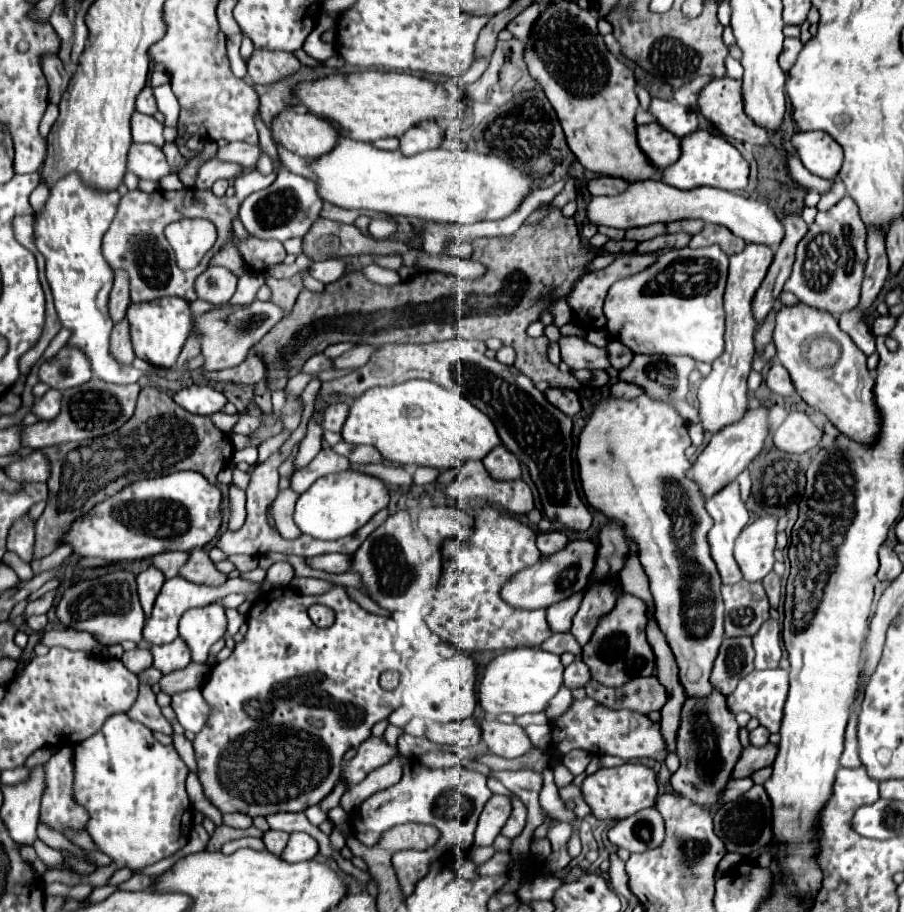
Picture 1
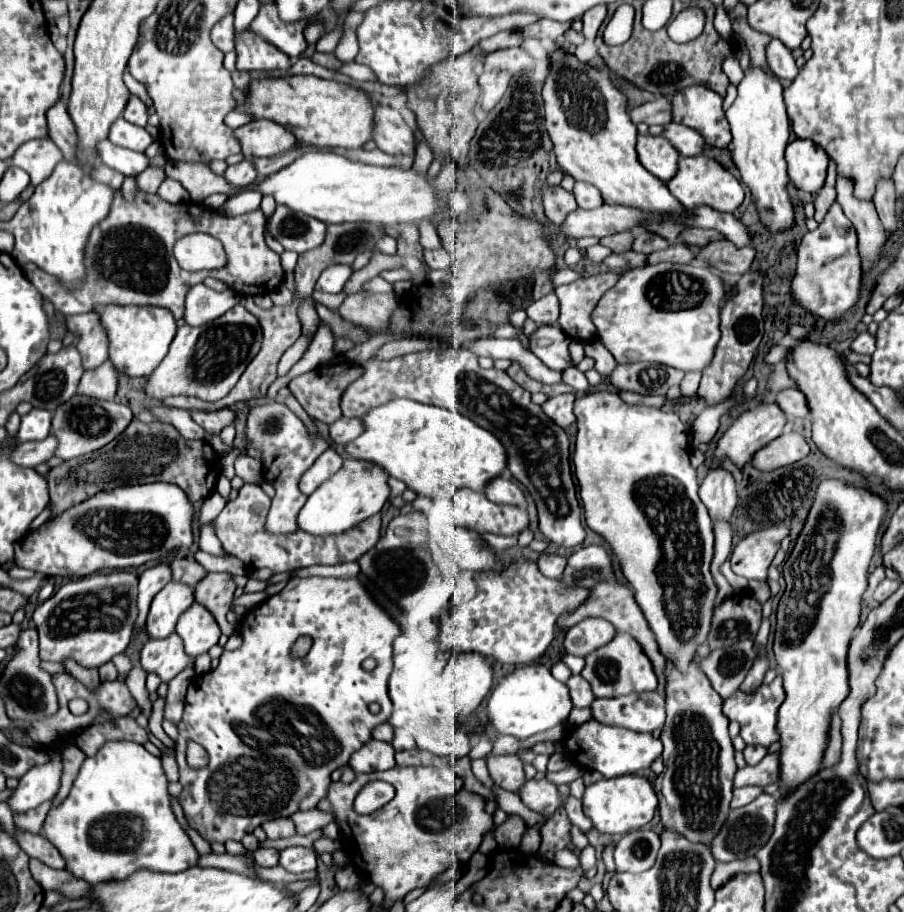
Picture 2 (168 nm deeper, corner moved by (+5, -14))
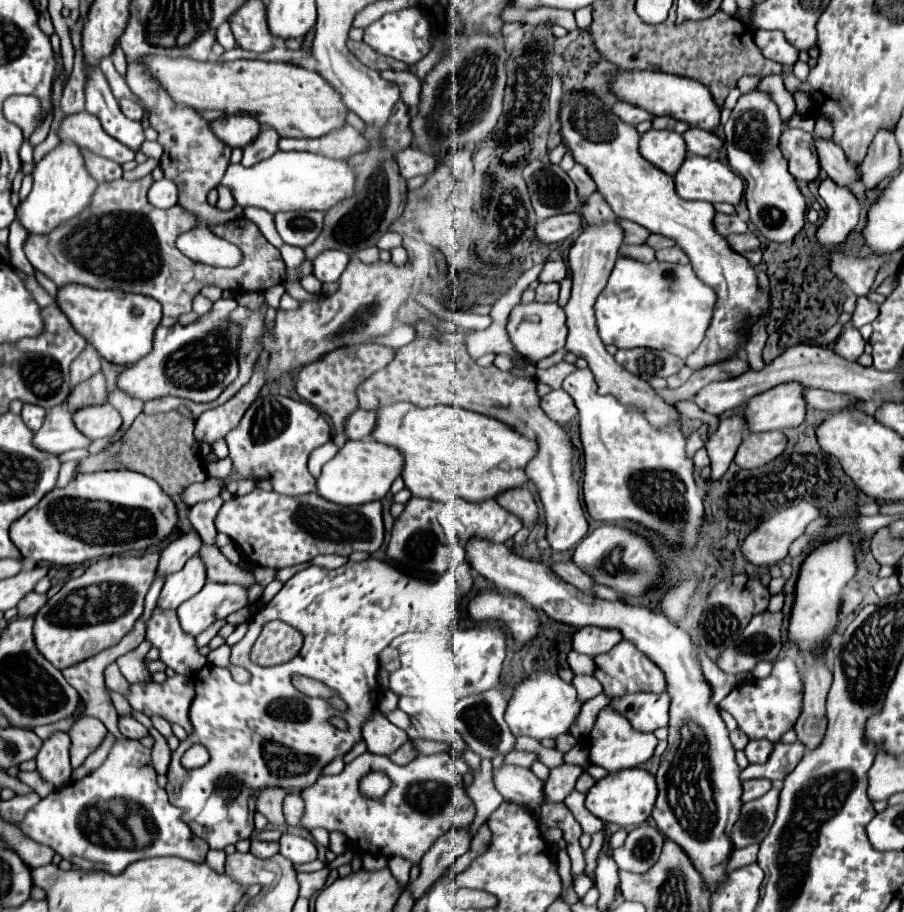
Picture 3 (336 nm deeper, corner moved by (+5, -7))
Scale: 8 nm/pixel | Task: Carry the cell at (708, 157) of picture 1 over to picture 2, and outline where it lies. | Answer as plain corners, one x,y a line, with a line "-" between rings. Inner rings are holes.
706,155
682,157
678,161
678,173
666,185
670,193
680,201
680,205
686,209
696,207
696,205
710,205
718,211
734,211
744,201
742,183
728,169
724,169
718,161

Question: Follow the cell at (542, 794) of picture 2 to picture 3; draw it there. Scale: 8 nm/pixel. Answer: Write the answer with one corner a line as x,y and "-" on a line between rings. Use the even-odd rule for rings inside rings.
562,764
558,768
550,770
548,780
544,782
544,792
546,792
546,802
562,802
576,786
576,780
584,768
574,766
574,764

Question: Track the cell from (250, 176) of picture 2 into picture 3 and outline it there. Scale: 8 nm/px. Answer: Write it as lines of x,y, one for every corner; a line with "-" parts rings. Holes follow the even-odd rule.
262,128
258,138
254,138
254,142
244,146
242,164
250,166
250,164
256,164
258,160
270,158
272,154
278,152
278,140
280,140
278,132
274,132
272,128

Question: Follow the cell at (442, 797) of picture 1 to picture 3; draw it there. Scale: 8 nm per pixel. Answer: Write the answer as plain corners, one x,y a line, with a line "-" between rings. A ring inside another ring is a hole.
364,752
354,758
336,776
320,776
312,788
300,792
304,800
304,816
300,828
314,830
324,828
328,832
342,832
356,846
370,854
380,856
404,856
412,864
420,864
422,854
450,828
468,826
474,816
474,804
466,796
464,786
454,782
452,776
446,778
438,770
438,754
416,756
410,764
398,766
386,756
376,756
-
368,772
384,772
390,778
390,790
386,796
370,800
360,794
360,780

